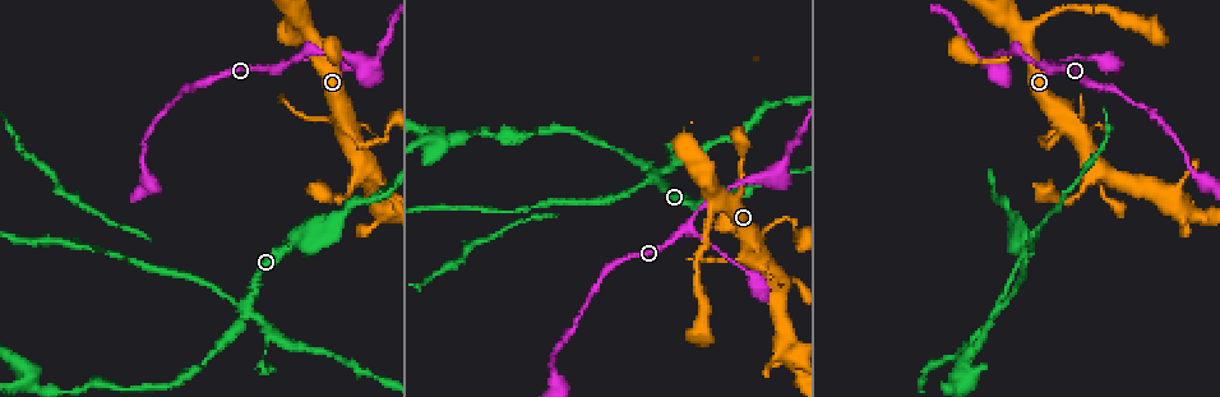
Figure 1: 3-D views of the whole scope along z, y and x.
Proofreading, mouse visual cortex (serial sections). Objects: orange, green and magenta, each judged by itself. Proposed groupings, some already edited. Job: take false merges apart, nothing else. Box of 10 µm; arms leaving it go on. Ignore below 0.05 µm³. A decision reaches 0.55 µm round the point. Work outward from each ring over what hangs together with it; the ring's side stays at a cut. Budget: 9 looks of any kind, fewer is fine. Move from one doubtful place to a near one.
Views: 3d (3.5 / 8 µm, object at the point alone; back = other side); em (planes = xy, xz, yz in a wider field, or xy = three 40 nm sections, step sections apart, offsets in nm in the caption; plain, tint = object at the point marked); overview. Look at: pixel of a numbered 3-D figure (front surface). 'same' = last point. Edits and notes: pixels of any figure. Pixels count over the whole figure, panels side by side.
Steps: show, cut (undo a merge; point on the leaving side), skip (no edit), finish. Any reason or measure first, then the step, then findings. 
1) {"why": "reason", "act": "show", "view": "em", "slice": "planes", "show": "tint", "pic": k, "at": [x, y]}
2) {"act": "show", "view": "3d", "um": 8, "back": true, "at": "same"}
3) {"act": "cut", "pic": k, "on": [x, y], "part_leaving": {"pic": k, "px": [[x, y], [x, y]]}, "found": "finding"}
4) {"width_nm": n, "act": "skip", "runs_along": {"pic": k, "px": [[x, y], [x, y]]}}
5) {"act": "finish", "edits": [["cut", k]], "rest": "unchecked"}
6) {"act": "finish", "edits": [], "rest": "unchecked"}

{"why": "side arm on a straight run", "act": "show", "view": "3d", "um": 3.5, "pic": 1, "at": [1053, 69]}

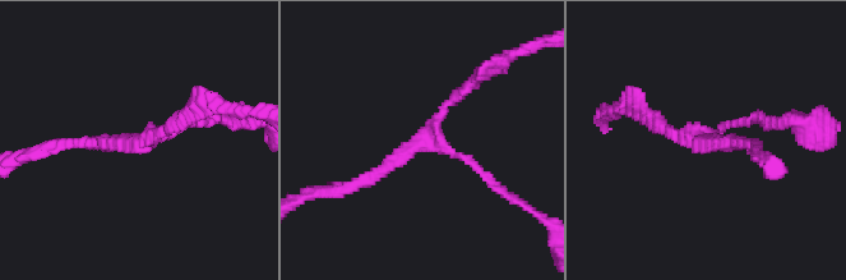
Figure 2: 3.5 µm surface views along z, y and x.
{"arms": 3, "arm_widths_nm": [100, 150, 200], "why": "need the tissue", "act": "show", "view": "em", "slice": "planes", "show": "tint", "pic": 2, "at": [702, 145]}

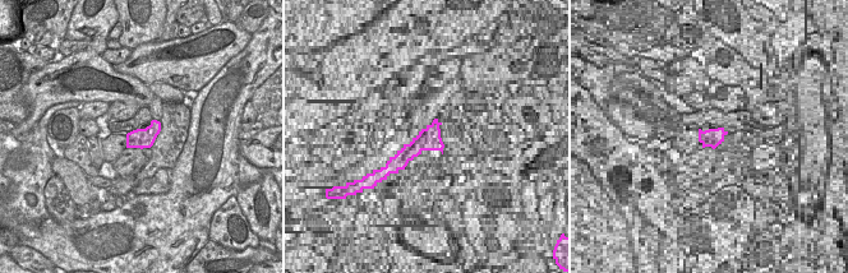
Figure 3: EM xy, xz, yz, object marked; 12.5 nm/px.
{"act": "skip", "runs_along": {"pic": 2, "px": [[351, 186], [417, 141], [472, 81]]}, "found": "continuous, no second cell"}

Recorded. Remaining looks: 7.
{"why": "abrupt turn", "act": "show", "view": "3d", "um": 3.5, "pic": 1, "at": [767, 179]}

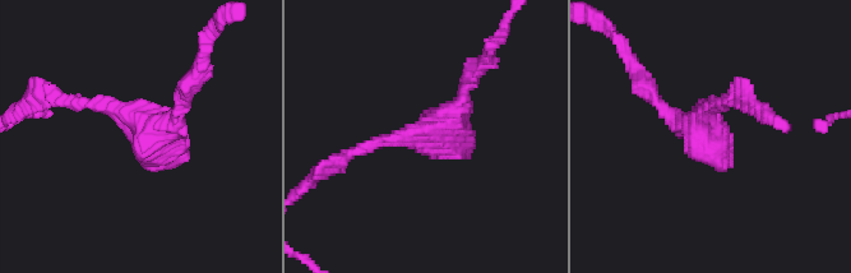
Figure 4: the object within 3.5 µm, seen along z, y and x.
{"why": "shape alone is not enough", "act": "show", "view": "em", "slice": "xy", "step": 1, "show": "tint", "pic": 4, "at": [708, 124]}

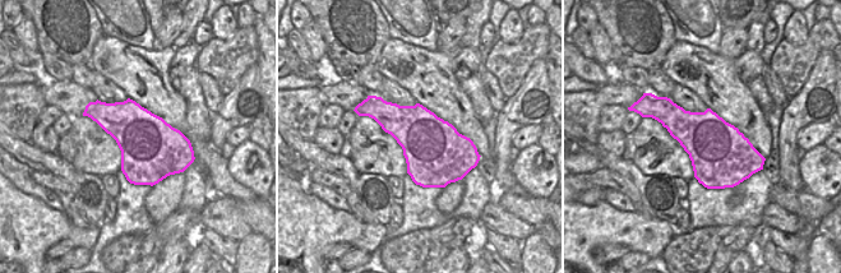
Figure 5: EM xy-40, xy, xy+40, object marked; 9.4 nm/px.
{"act": "skip", "runs_along": {"pic": 4, "px": [[356, 151], [430, 132], [473, 73]]}, "found": "continuous, no second cell"}

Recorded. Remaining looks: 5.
{"act": "show", "view": "3d", "um": 3.5, "pic": 1, "at": [302, 239]}

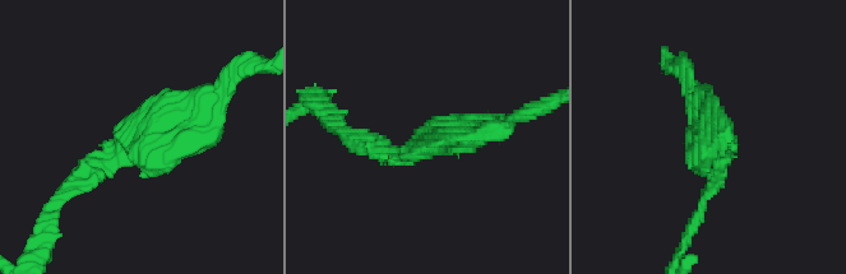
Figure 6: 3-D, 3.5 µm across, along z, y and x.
{"why": "now the EM", "act": "show", "view": "em", "slice": "planes", "show": "tint", "pic": 6, "at": [714, 138]}

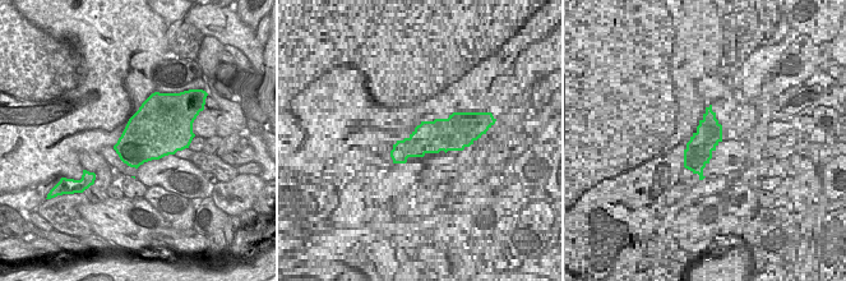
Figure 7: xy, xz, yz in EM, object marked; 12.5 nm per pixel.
{"act": "show", "view": "em", "slice": "xy", "step": 3, "show": "tint", "at": "same"}

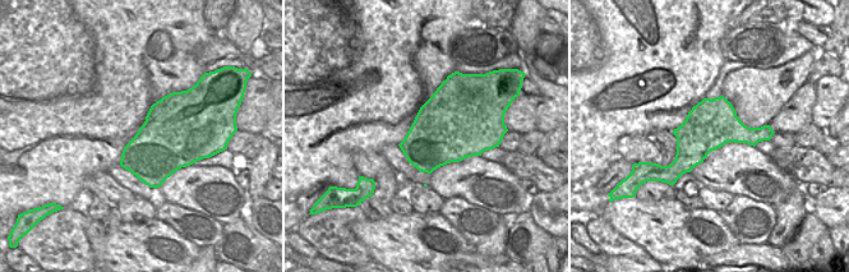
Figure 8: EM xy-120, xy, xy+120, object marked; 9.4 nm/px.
{"act": "skip", "runs_along": {"pic": 6, "px": [[74, 180], [207, 101]]}, "found": "all the same cell"}

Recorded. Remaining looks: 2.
{"why": "abrupt turn", "act": "show", "view": "3d", "um": 3.5, "pic": 1, "at": [999, 313]}

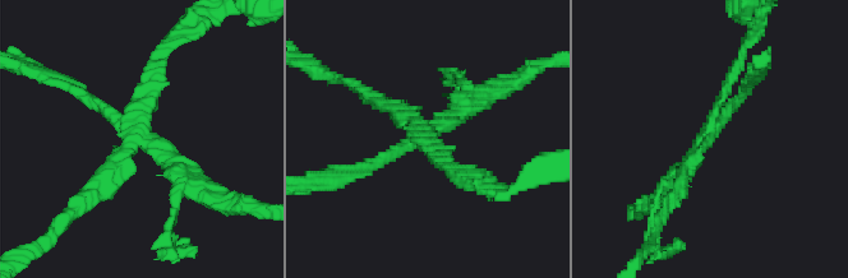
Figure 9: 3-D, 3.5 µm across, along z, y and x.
{"why": "now the EM", "act": "show", "view": "em", "slice": "planes", "show": "tint", "pic": 9, "at": [138, 135]}

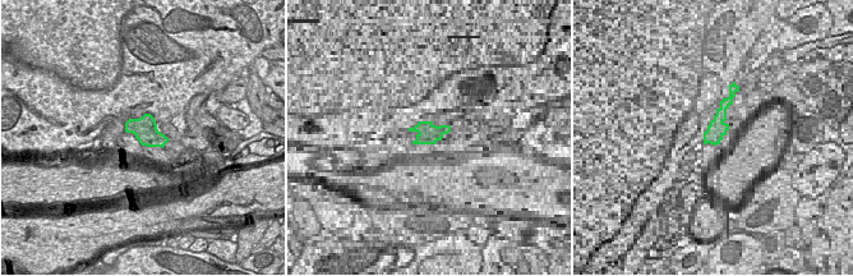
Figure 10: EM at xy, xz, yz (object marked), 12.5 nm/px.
{"arms": 4, "act": "cut", "pic": 9, "on": [461, 100], "border": {"pic": 10, "px": [[156, 125], [135, 137]]}, "found": "two cells meet here"}

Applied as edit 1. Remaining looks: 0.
{"act": "finish", "edits": [["cut", 9]], "rest": "unchecked"}

